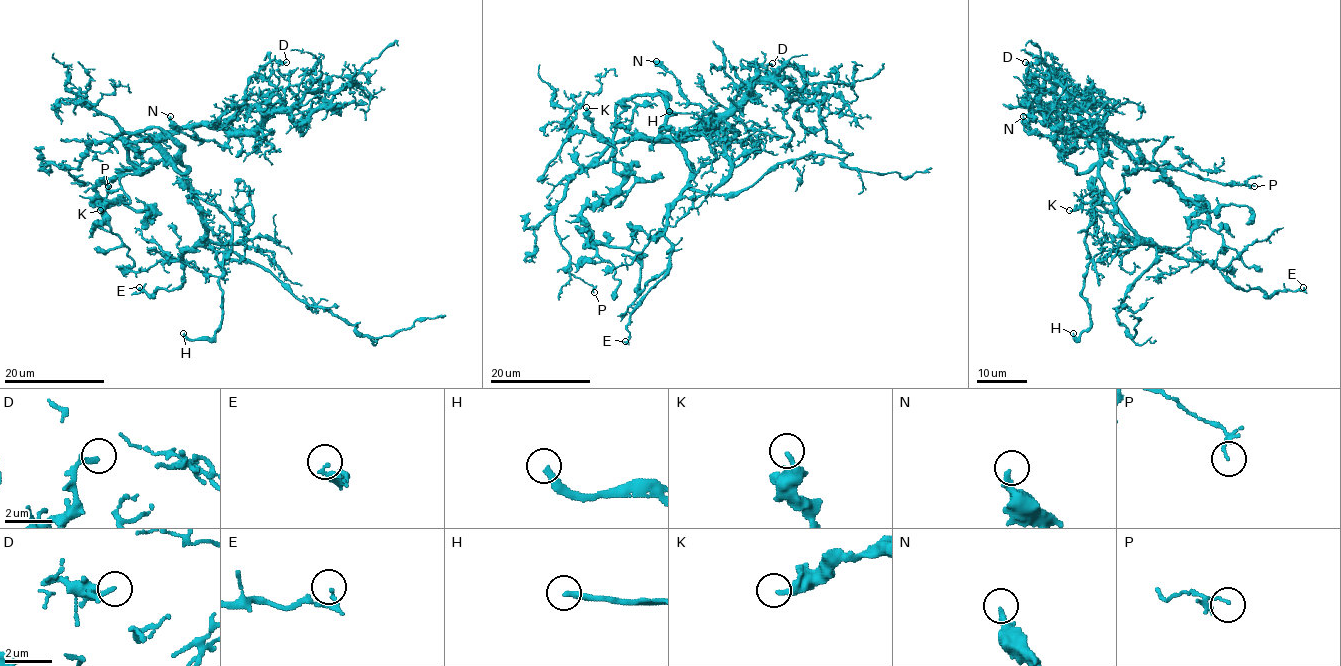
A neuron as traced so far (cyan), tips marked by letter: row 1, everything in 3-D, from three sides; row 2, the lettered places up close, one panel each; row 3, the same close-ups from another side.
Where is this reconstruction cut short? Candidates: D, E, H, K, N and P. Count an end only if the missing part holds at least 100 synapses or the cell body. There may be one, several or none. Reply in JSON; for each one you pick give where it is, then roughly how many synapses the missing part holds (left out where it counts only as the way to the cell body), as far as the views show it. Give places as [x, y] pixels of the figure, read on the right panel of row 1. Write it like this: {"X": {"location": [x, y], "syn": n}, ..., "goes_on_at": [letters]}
{"H": {"location": [1073, 333]}, "goes_on_at": ["H"]}

